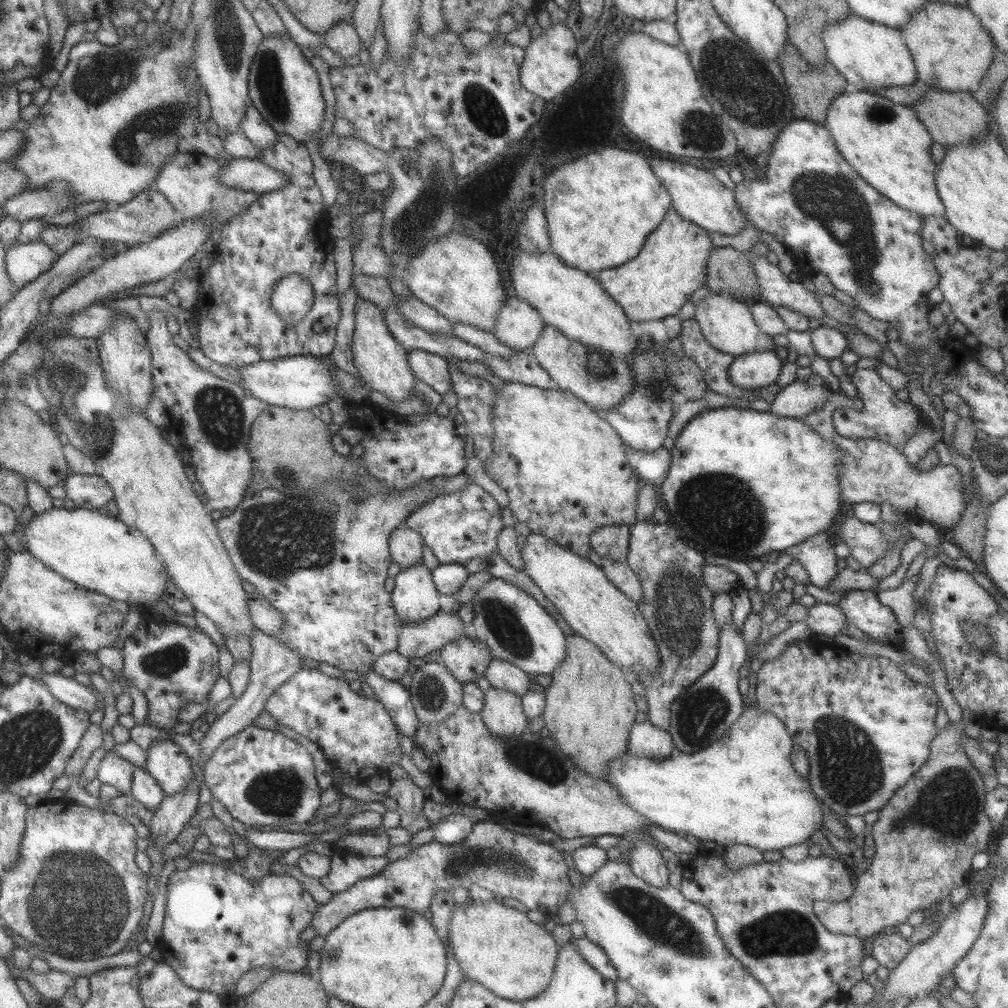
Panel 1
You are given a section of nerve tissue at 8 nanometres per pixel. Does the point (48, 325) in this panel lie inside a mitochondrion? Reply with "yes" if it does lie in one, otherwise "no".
no

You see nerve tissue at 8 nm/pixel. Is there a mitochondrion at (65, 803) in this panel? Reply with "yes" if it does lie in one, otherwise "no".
no

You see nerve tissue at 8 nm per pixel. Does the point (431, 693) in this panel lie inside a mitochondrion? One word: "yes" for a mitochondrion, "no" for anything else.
yes

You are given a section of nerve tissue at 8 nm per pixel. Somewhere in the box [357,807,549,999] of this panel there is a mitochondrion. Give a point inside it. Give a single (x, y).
(471, 858)

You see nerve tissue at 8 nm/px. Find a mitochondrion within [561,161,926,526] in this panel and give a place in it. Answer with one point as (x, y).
(835, 201)

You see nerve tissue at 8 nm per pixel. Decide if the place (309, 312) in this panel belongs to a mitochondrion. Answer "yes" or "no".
no

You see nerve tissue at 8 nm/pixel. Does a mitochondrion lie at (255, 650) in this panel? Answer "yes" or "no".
no

